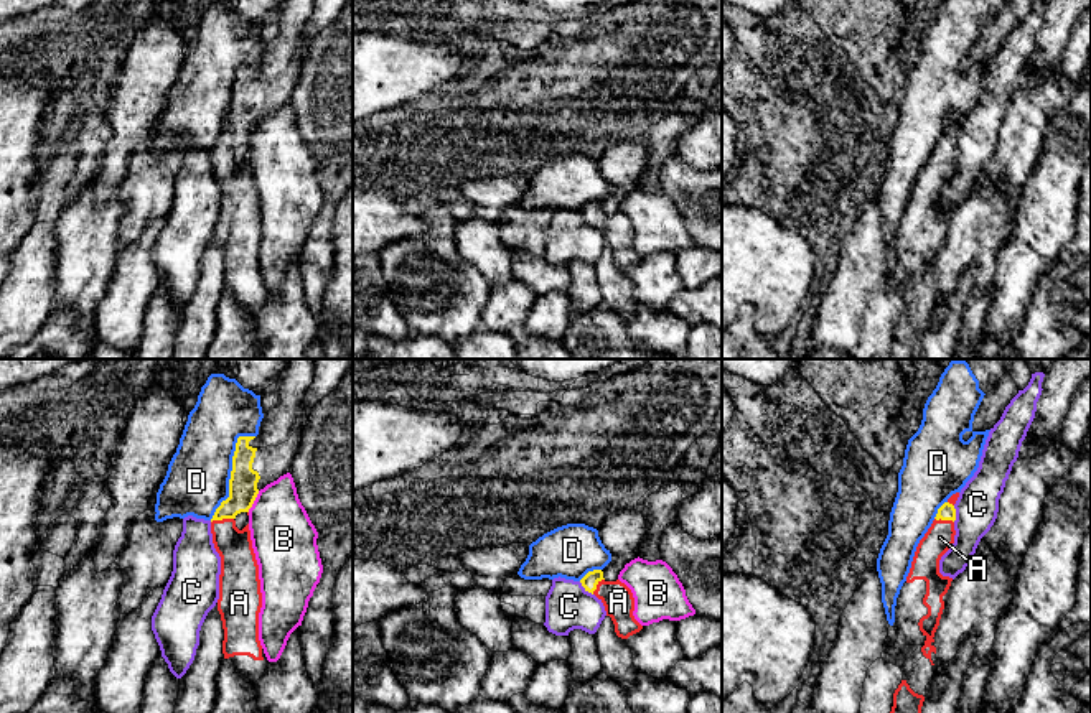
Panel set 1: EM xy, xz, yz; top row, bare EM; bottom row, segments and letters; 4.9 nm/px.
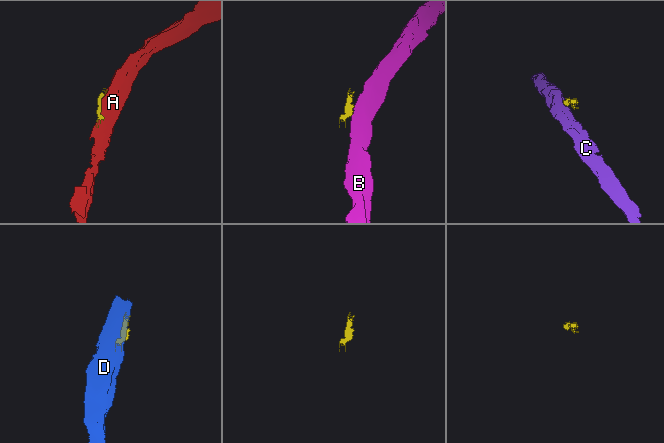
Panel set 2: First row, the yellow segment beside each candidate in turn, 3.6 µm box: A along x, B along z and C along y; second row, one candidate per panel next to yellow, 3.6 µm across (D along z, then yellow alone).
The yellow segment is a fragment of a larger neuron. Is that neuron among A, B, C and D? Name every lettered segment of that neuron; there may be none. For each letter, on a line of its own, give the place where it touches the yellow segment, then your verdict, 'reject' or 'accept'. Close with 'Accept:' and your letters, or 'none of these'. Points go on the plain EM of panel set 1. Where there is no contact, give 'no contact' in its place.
A: meets yellow in xy at (221, 150); reject
B: meets yellow in xy at (254, 130); reject
C: meets yellow in xz at (585, 219); reject
D: meets yellow in xy at (231, 102); reject
Accept: none of these

